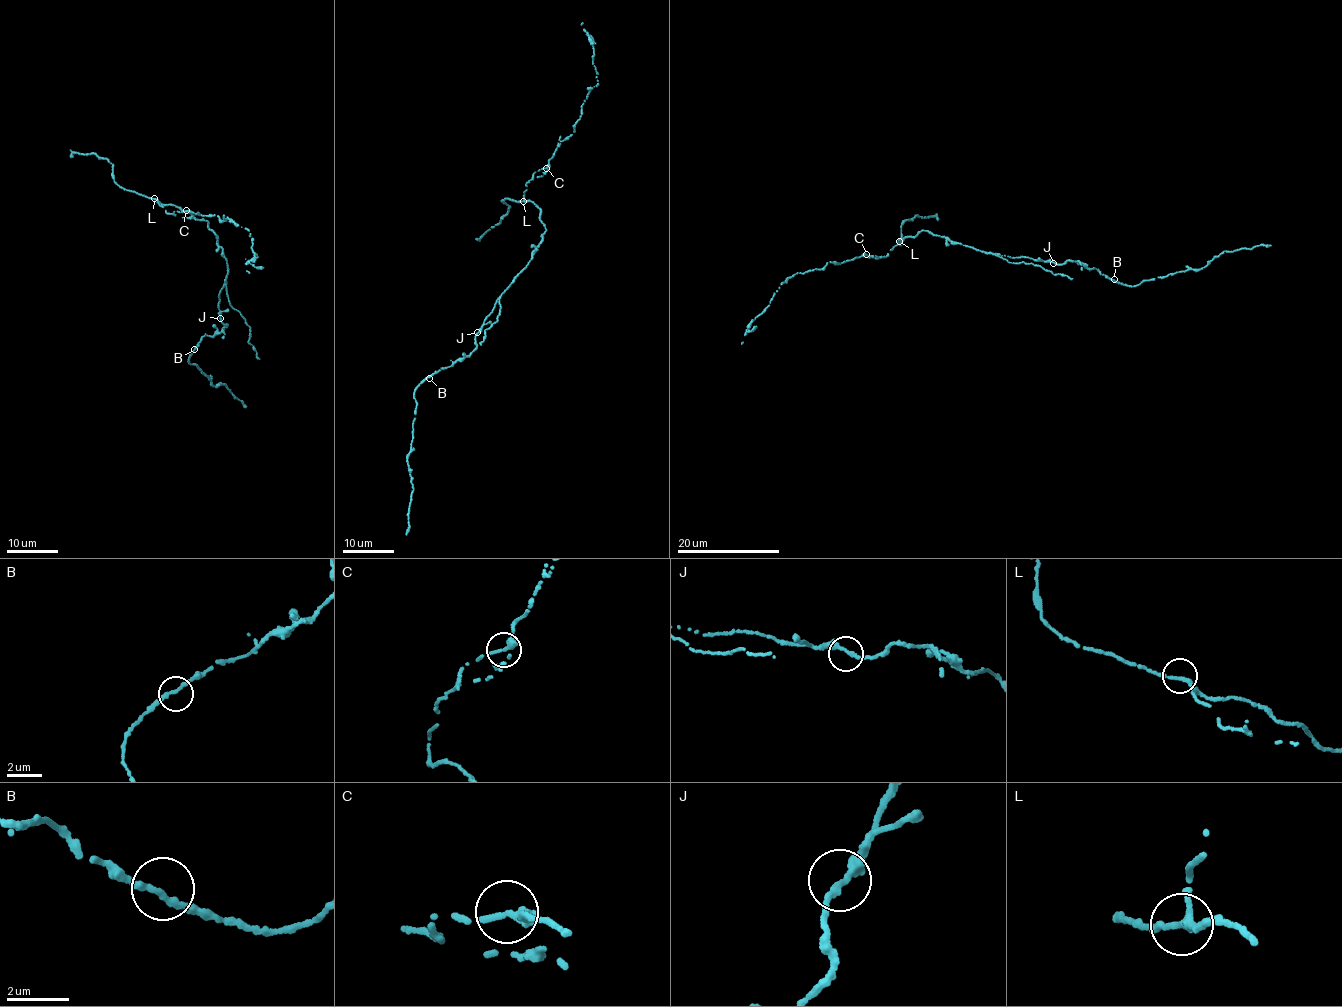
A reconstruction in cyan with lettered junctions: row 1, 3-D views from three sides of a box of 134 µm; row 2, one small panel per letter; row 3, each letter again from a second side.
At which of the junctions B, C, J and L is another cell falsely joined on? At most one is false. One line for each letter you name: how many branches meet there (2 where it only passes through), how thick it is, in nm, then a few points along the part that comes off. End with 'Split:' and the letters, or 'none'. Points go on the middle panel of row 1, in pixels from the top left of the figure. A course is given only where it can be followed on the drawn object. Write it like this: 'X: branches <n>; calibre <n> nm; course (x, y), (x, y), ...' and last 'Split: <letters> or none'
Split: none

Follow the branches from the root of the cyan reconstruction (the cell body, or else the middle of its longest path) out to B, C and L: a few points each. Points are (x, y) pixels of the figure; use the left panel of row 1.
B: (216, 238), (228, 267), (218, 305), (221, 321), (227, 324), (214, 336), (202, 337), (194, 349)
C: (216, 238), (206, 220), (195, 218), (189, 212), (174, 205), (158, 202), (168, 213), (186, 211)
L: (216, 238), (206, 220), (195, 218), (189, 212), (174, 205), (163, 205), (154, 198)

